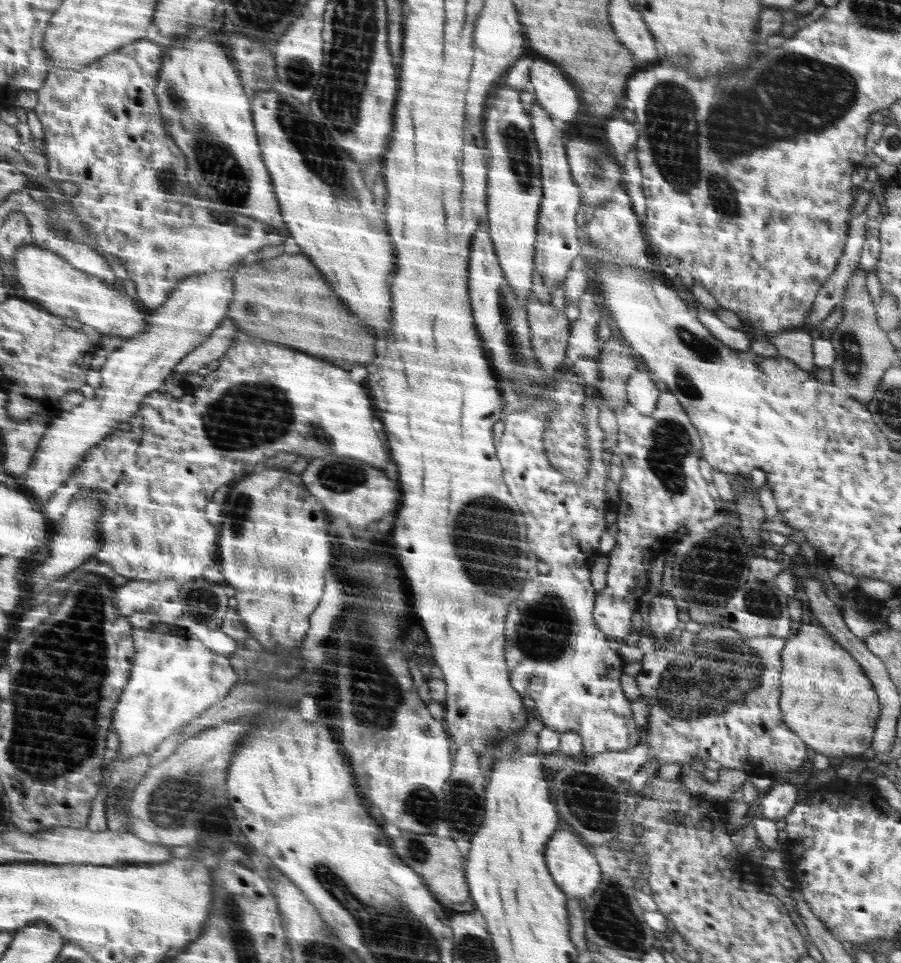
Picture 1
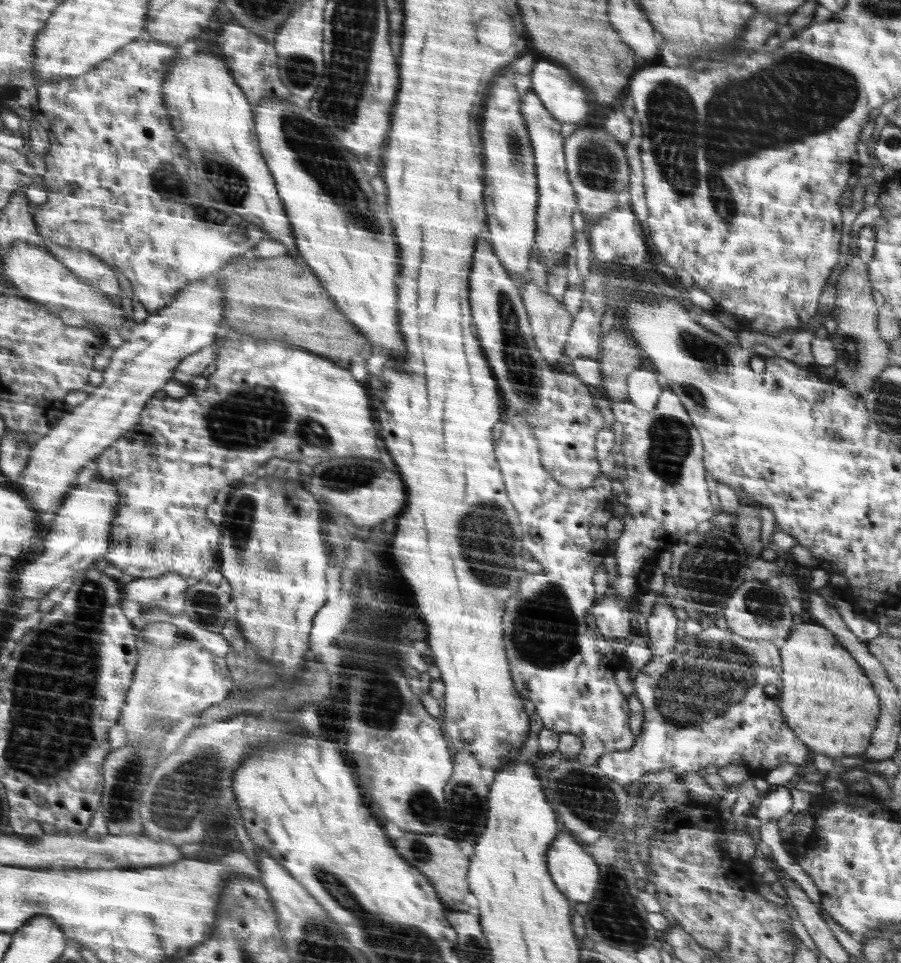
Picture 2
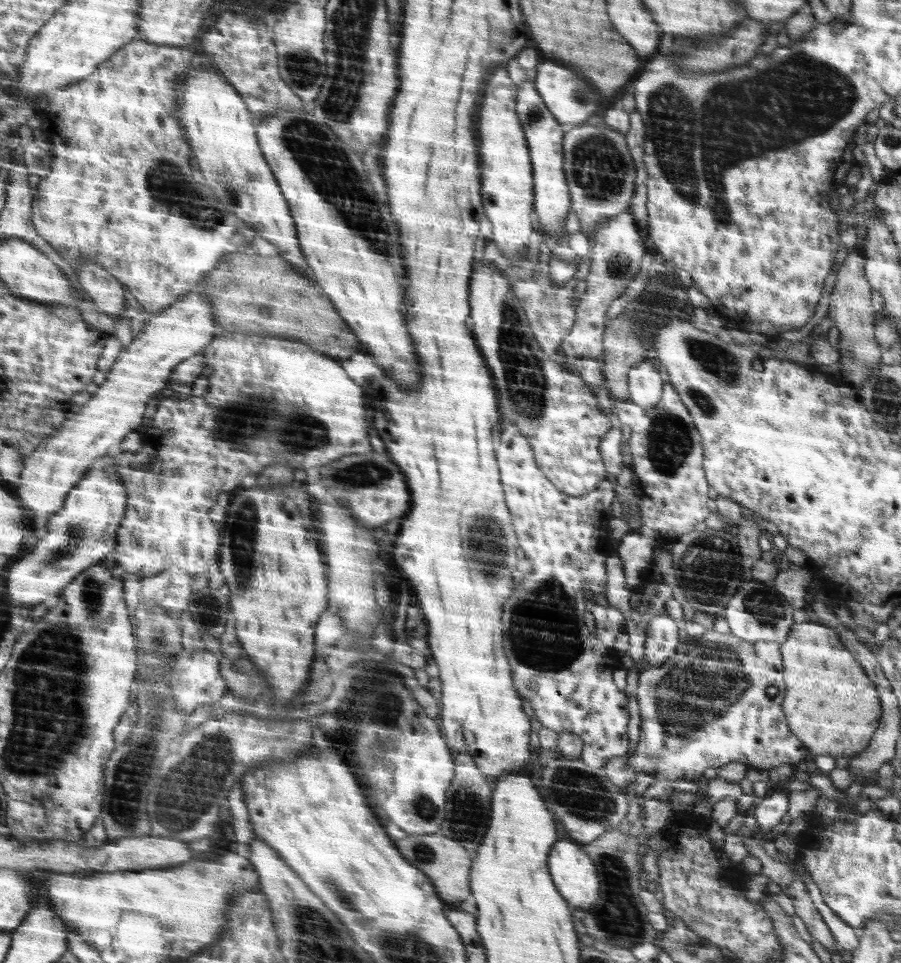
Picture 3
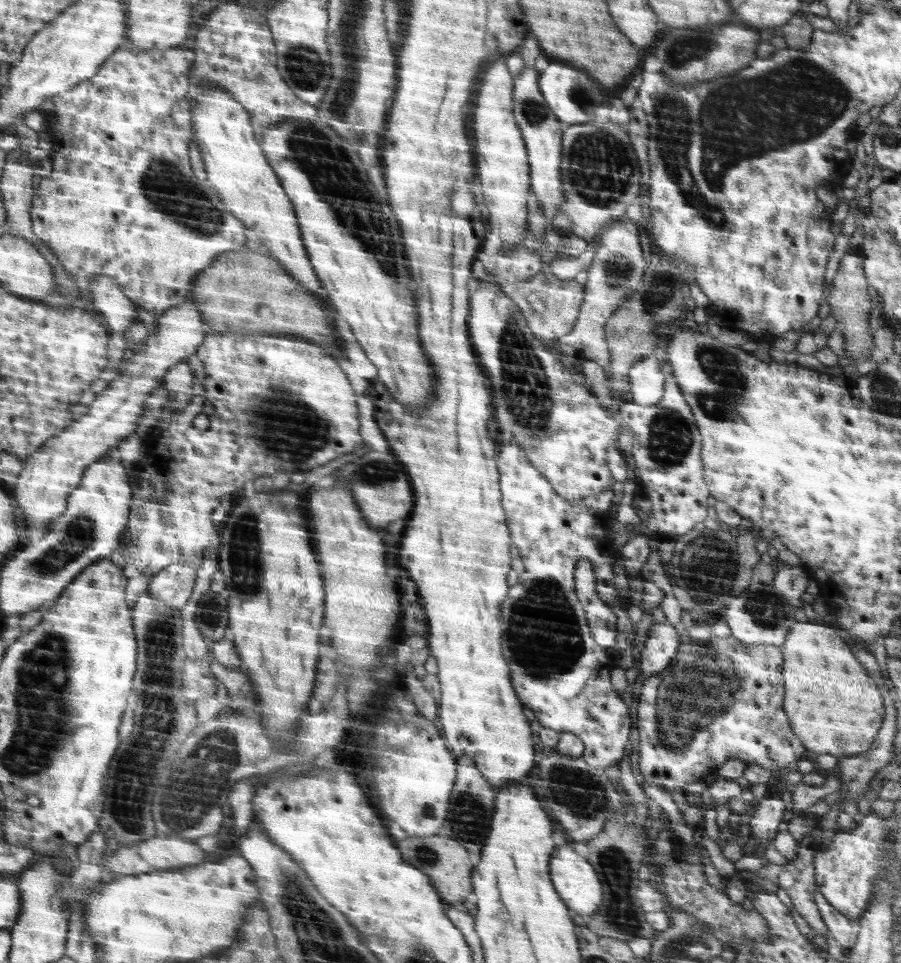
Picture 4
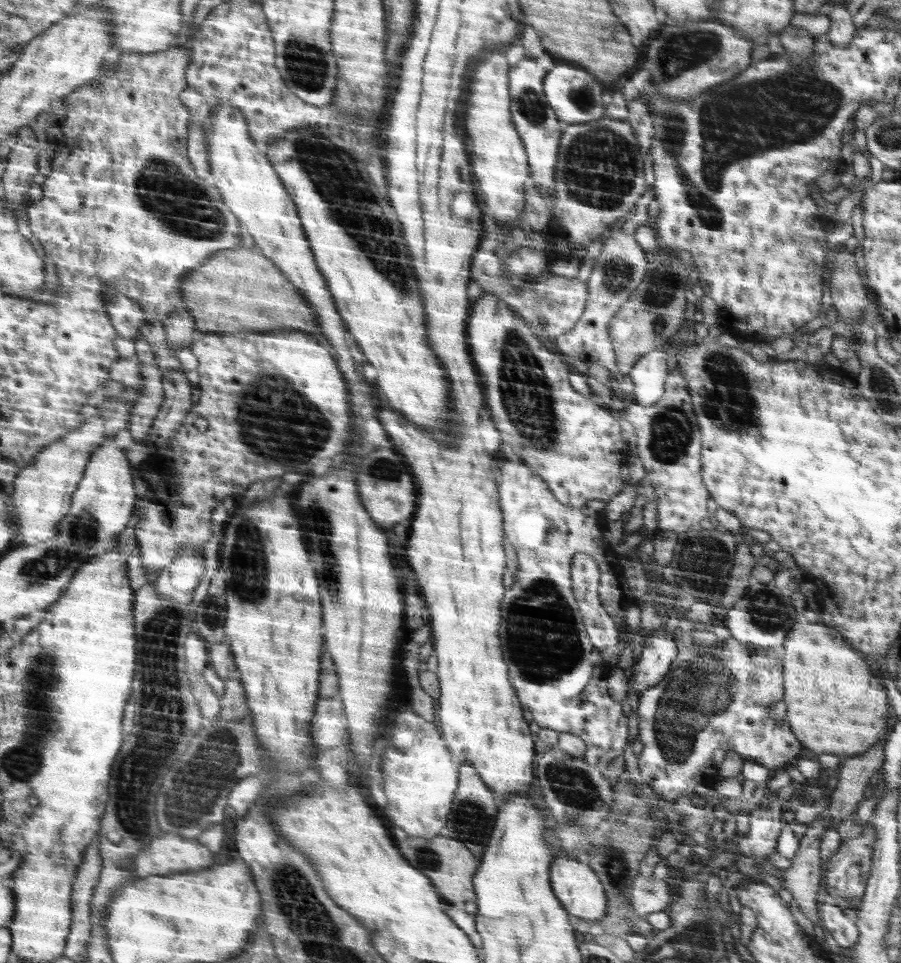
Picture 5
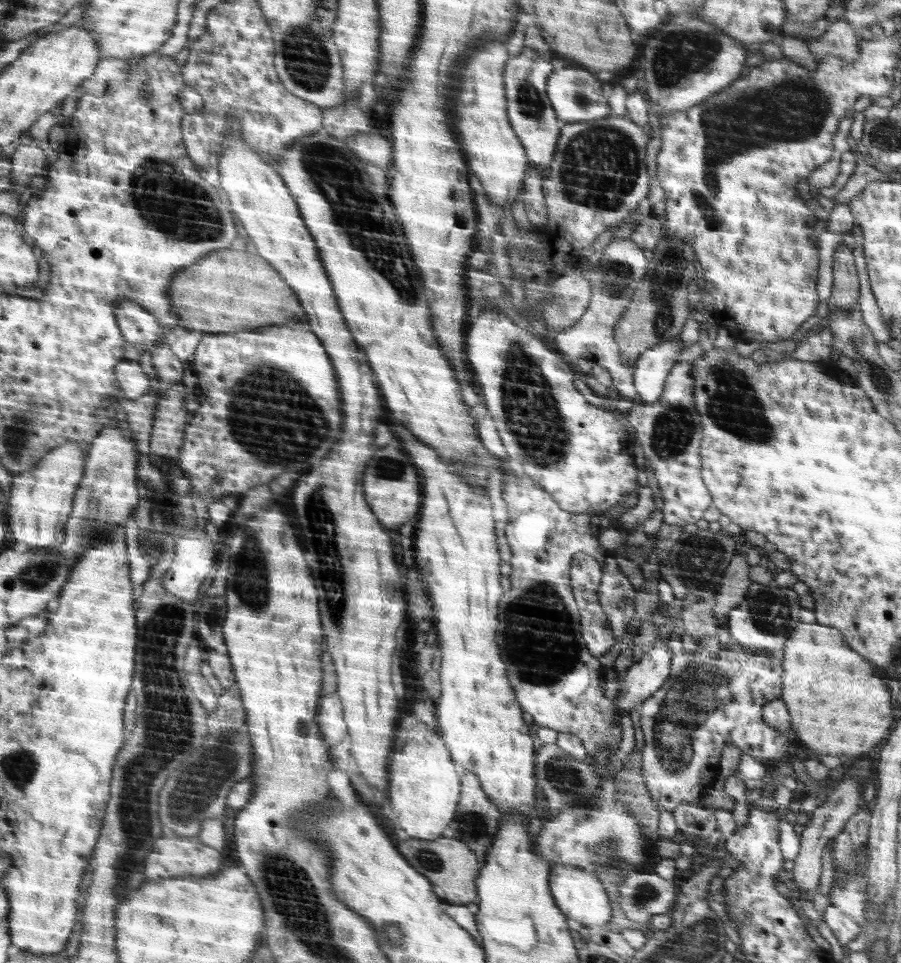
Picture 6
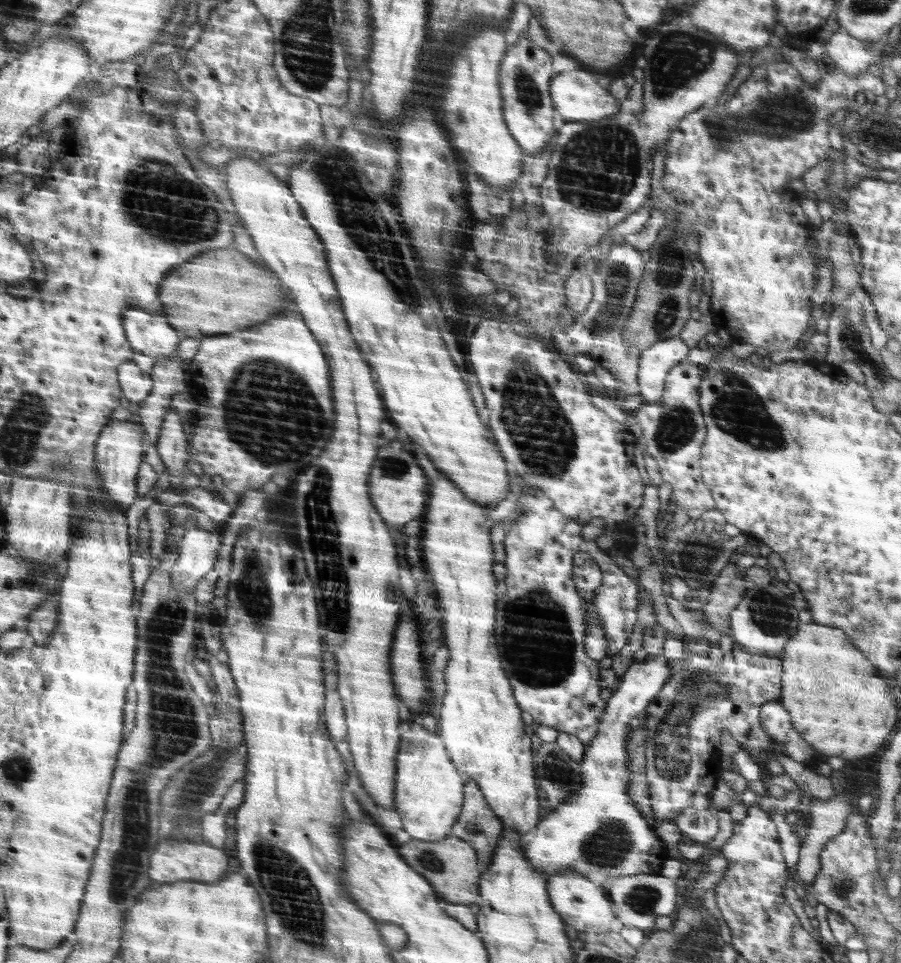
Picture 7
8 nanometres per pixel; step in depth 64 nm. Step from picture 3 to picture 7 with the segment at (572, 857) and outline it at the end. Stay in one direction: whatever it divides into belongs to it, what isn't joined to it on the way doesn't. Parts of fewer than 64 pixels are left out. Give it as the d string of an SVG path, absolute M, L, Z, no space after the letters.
M562 871L549 876L548 889L554 909L568 926L582 932L612 932L610 923L616 915L606 891L598 882L576 871Z

